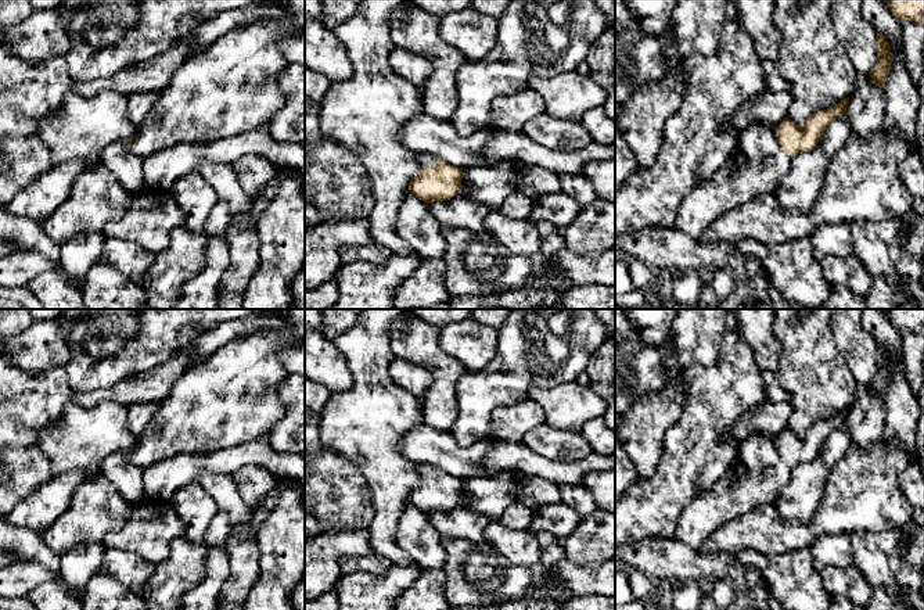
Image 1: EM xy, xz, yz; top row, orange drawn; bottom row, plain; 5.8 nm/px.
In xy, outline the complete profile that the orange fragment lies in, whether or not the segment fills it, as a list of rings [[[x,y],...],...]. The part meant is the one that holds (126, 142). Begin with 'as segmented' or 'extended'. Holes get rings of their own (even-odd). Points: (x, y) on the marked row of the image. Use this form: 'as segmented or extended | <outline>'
extended | [[[133,136],[125,141],[107,146],[100,151],[98,162],[114,173],[127,193],[139,194],[145,190],[143,171],[144,158],[127,147],[132,139]]]

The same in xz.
extended | [[[418,152],[417,159],[423,169],[409,184],[417,198],[428,205],[434,201],[450,200],[459,193],[463,168],[453,166],[432,154]]]

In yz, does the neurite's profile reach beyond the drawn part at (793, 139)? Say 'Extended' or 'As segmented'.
Extended

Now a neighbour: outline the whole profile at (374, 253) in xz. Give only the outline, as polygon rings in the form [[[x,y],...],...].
[[[382,244],[344,245],[338,250],[338,256],[344,262],[367,261],[380,265],[391,256],[392,251]]]

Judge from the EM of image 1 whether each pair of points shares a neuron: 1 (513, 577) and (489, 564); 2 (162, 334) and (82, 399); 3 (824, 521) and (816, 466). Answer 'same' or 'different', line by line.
1: same
2: different
3: different

